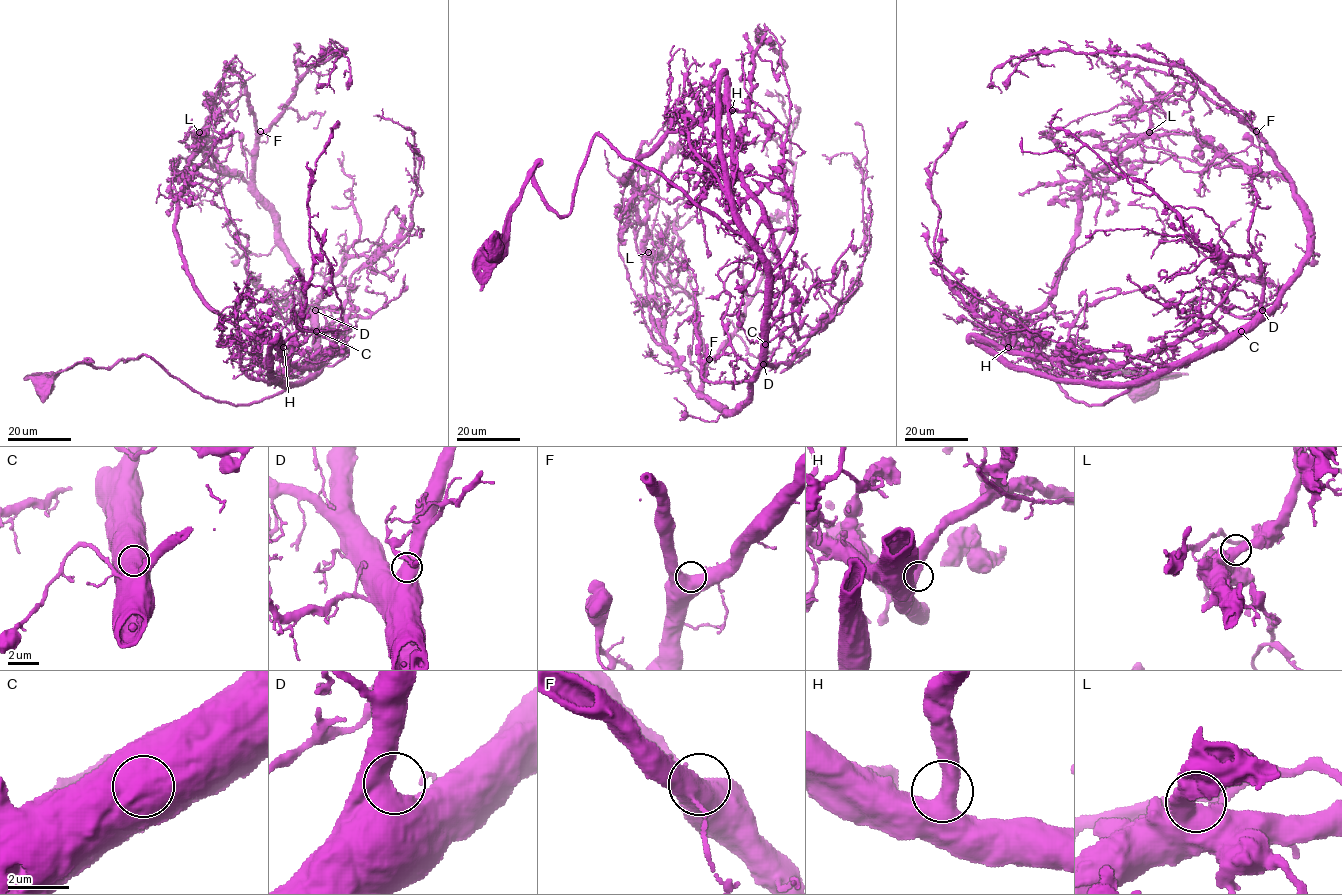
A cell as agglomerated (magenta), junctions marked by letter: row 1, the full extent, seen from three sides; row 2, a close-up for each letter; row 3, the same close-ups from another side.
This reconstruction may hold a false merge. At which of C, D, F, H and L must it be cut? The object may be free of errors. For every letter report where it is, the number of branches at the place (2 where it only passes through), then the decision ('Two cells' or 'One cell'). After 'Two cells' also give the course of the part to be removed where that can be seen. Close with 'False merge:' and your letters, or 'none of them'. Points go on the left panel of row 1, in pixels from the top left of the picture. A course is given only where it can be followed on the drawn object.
C: Place: (316, 331). Branches: 1. One cell
D: Place: (315, 310). Branches: 1. One cell
F: Place: (260, 131). Branches: 1. One cell
H: Place: (283, 347). Branches: 2. One cell
L: Place: (199, 132). Branches: 2. One cell
False merge: none of them

